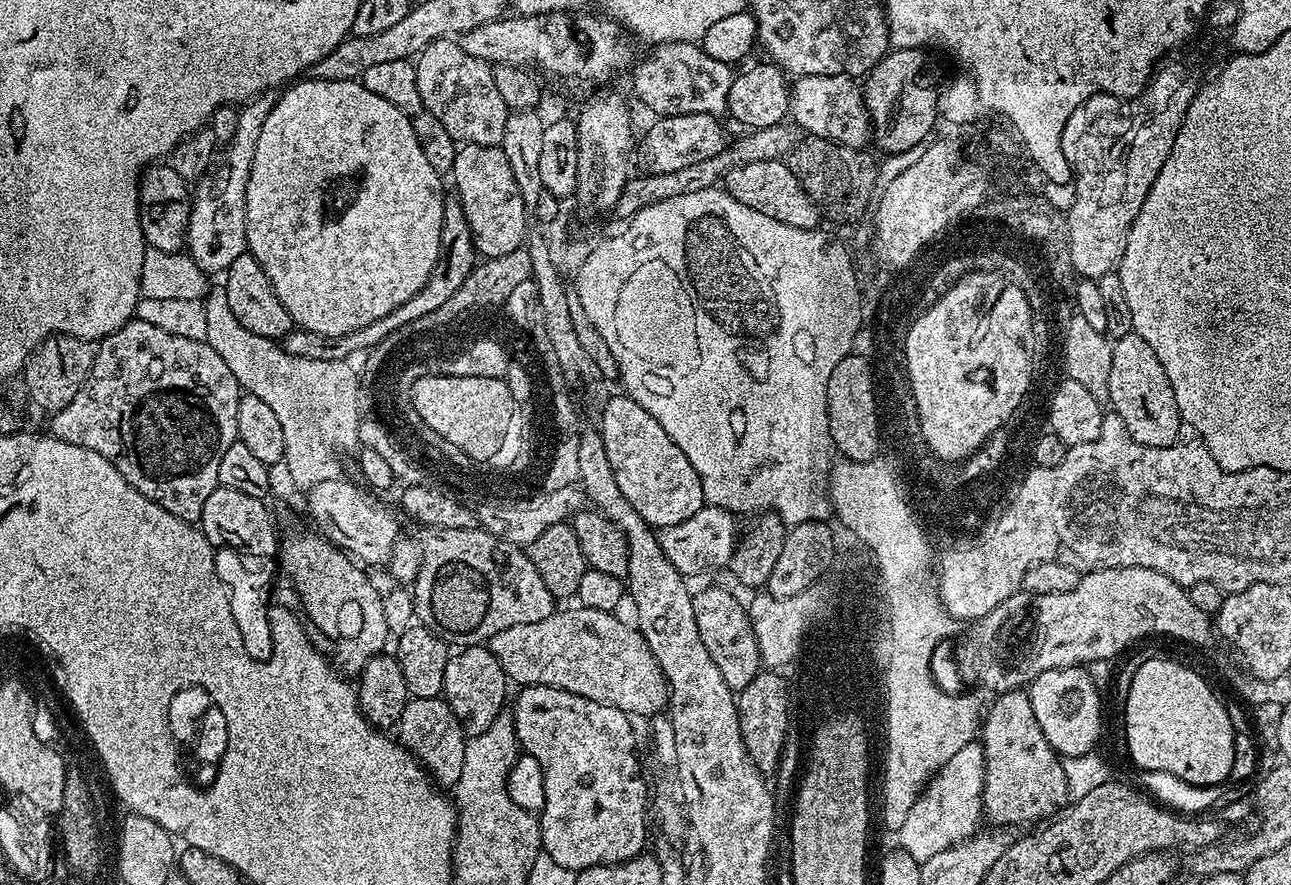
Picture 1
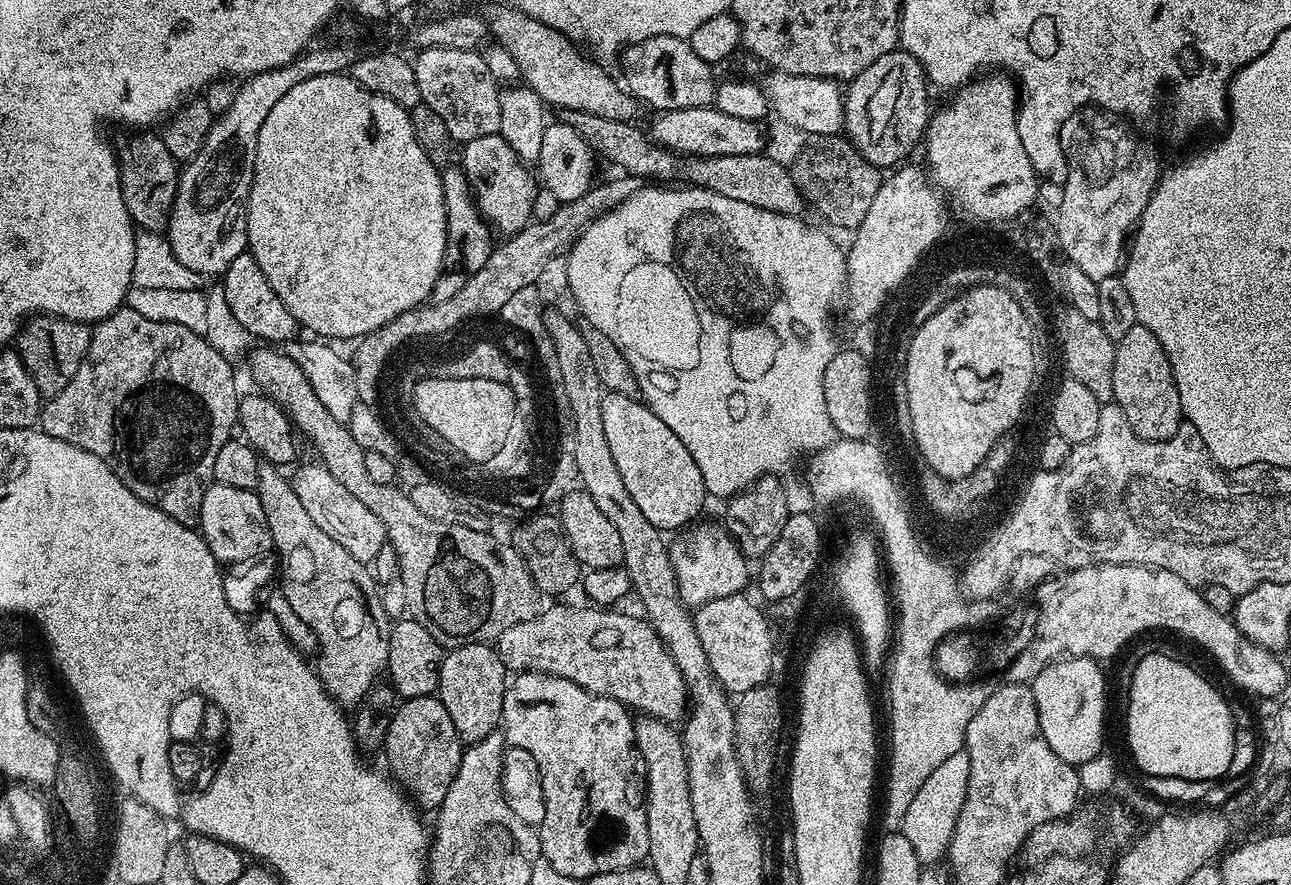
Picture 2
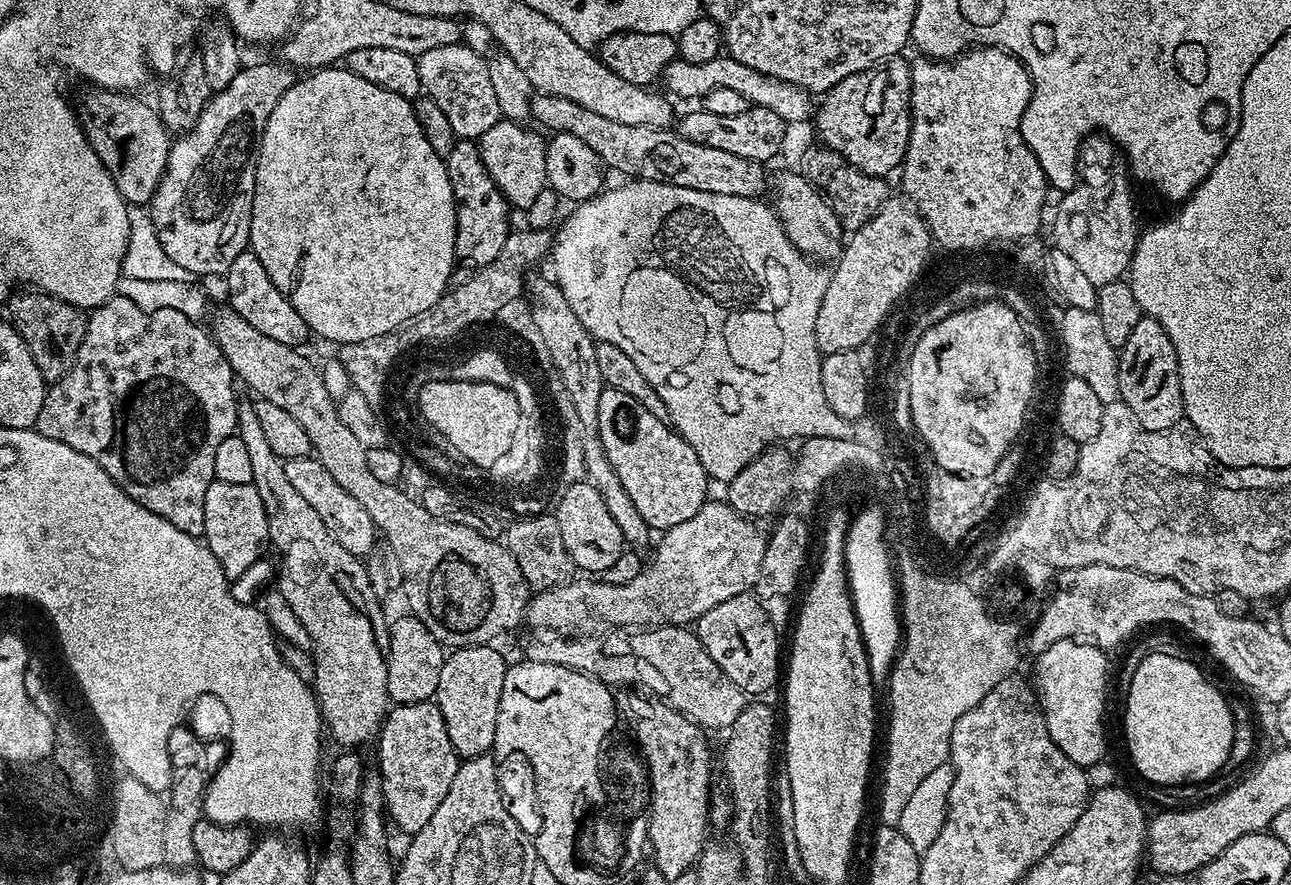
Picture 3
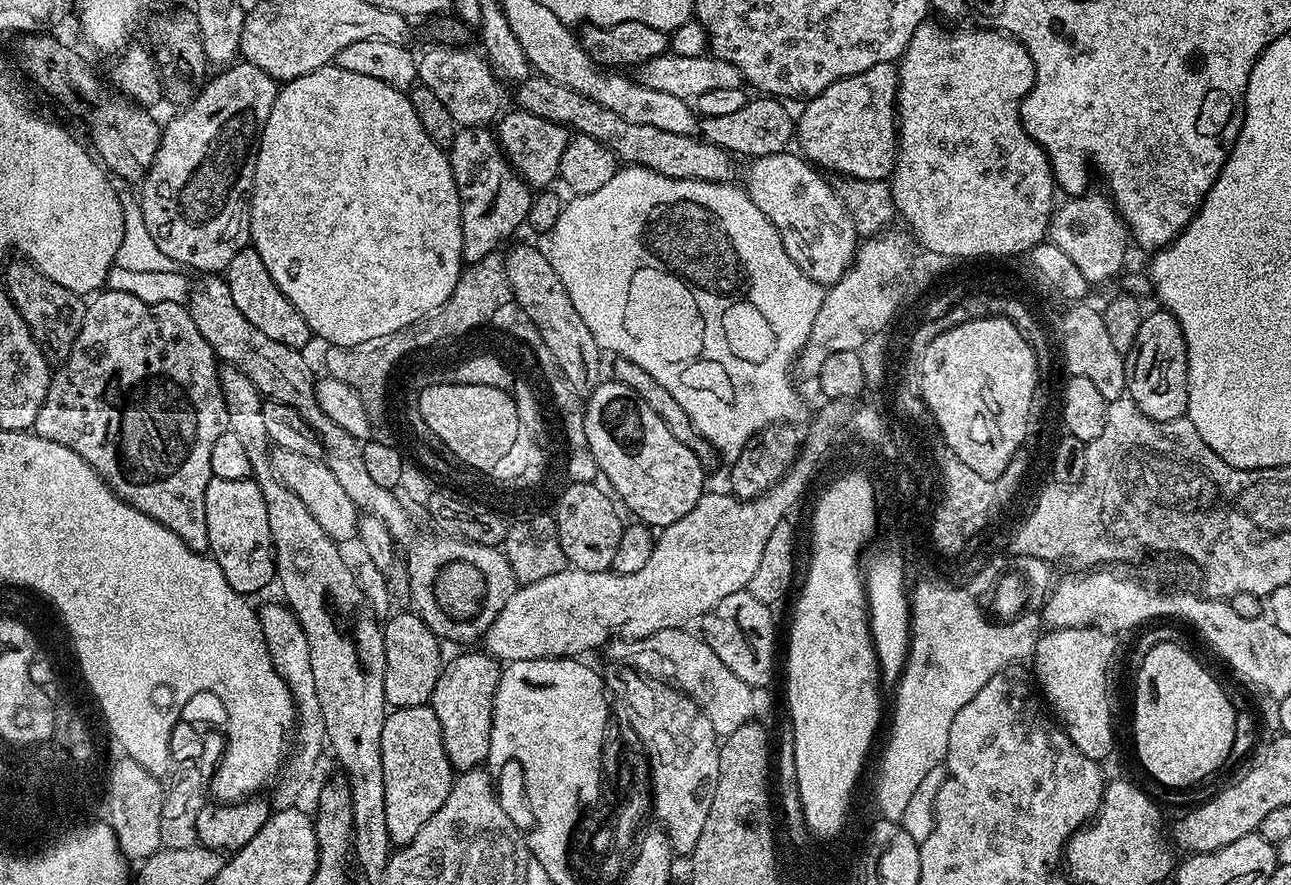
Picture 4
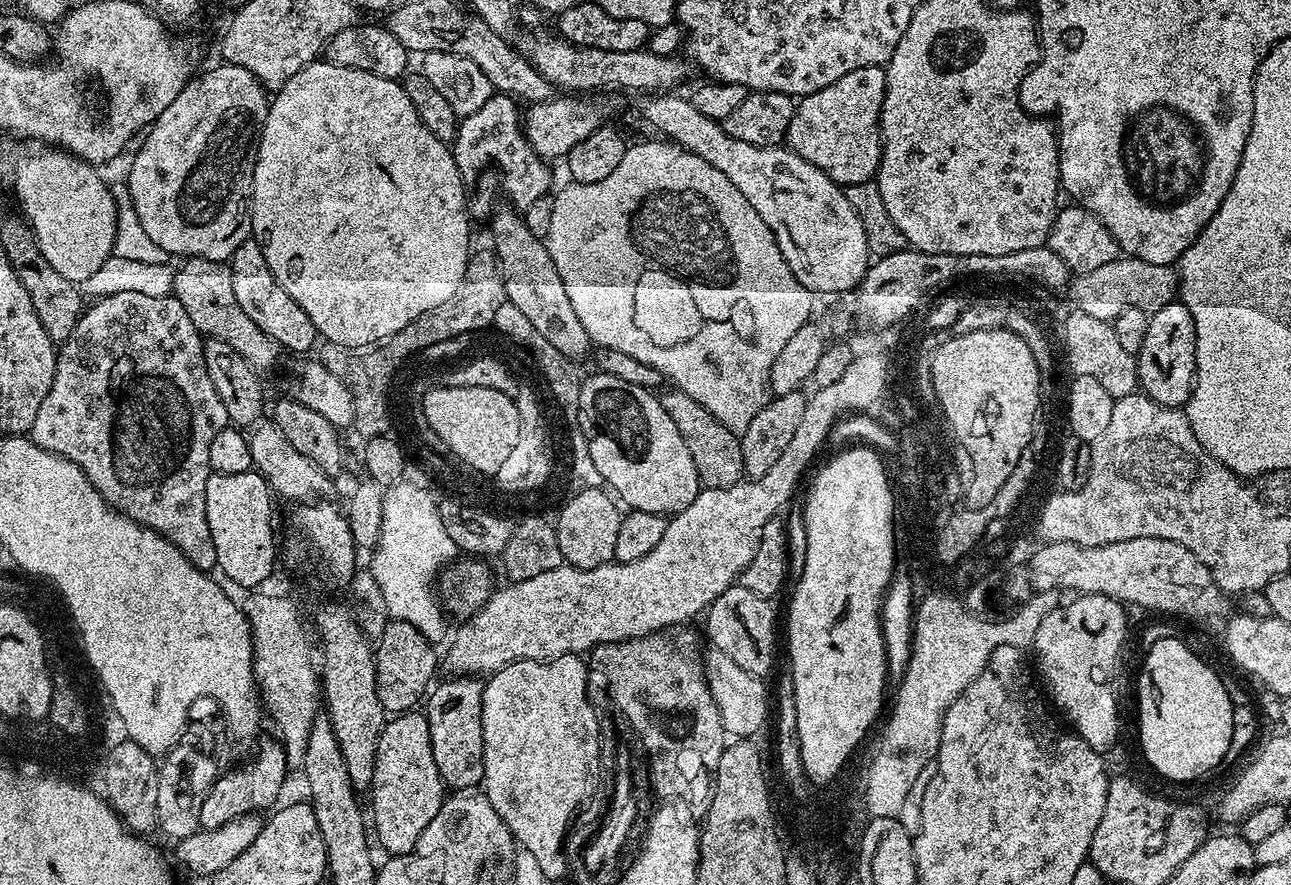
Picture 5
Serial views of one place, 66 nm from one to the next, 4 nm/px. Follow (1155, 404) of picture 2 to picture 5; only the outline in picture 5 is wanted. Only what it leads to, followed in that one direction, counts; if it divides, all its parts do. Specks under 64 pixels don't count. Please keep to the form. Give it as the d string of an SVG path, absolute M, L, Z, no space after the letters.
M1173 302L1151 313L1142 350L1135 358L1136 378L1144 395L1167 408L1183 409L1192 397L1192 385L1196 382L1196 335L1190 310Z

